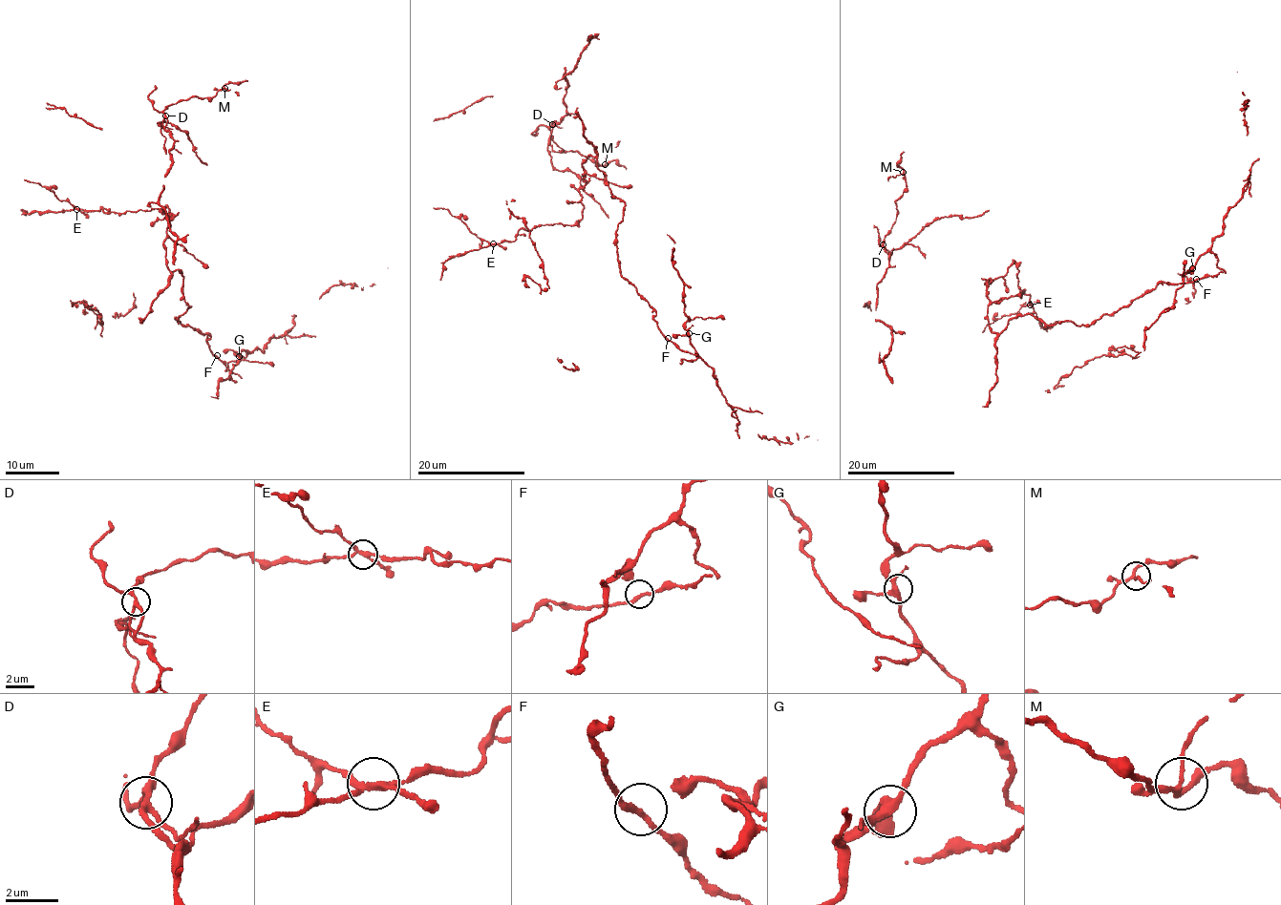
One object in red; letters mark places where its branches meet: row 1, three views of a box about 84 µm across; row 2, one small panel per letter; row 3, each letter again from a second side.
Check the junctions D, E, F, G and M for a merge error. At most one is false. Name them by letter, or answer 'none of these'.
E

